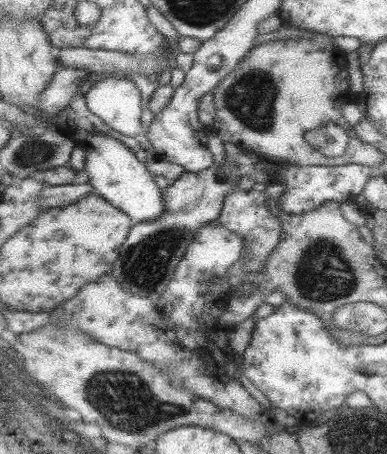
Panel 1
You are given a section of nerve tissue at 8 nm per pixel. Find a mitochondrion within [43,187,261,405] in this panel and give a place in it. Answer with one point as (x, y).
(145, 265)

